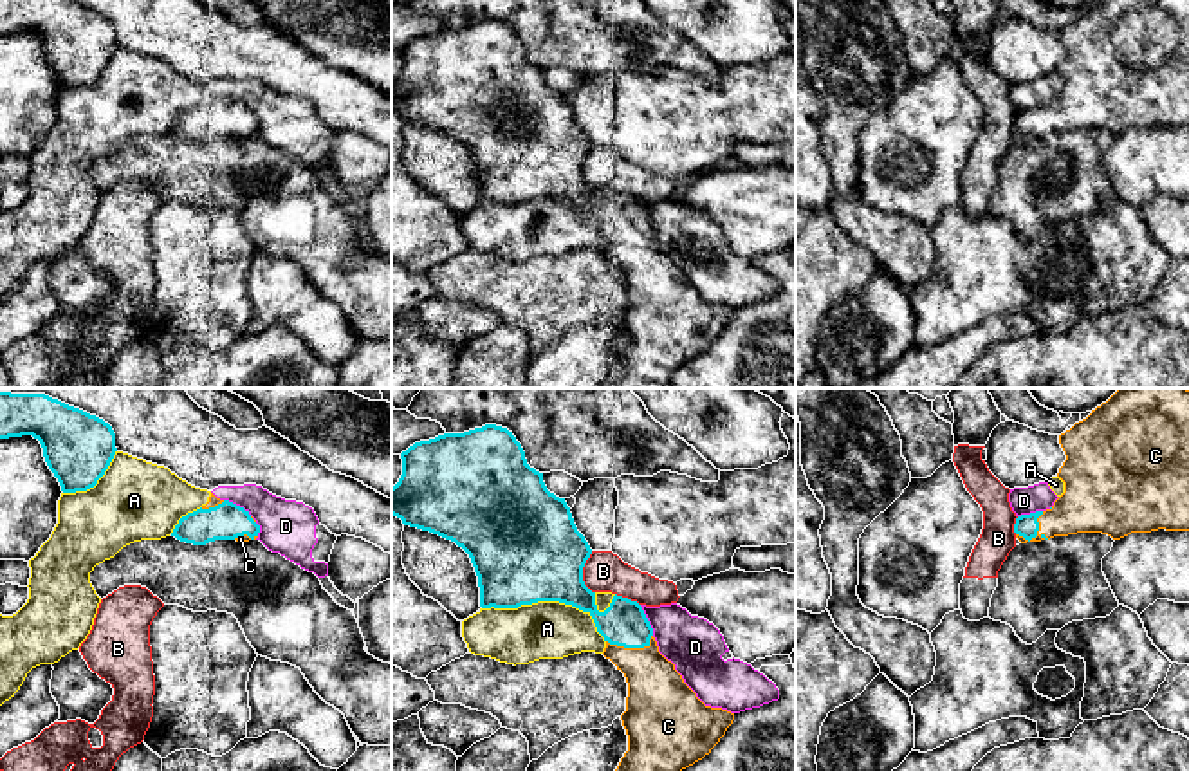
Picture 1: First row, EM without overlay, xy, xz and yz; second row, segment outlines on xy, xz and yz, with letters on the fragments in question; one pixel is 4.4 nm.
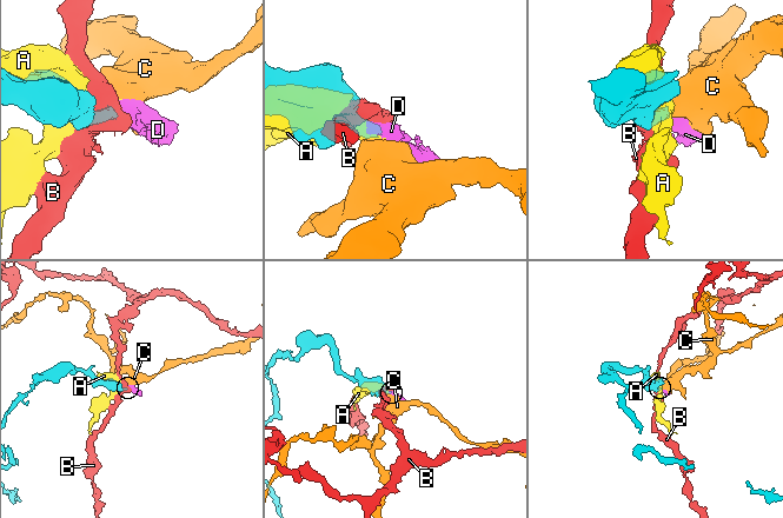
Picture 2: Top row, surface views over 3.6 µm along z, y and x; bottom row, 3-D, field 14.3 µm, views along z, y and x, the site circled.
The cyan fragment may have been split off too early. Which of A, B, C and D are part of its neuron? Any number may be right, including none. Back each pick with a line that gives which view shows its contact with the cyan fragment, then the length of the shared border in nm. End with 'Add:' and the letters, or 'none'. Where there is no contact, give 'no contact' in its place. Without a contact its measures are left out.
C: contact in yz; length 170 nm
Add: C

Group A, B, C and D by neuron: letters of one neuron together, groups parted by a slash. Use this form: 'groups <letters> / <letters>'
groups A D / B / C

